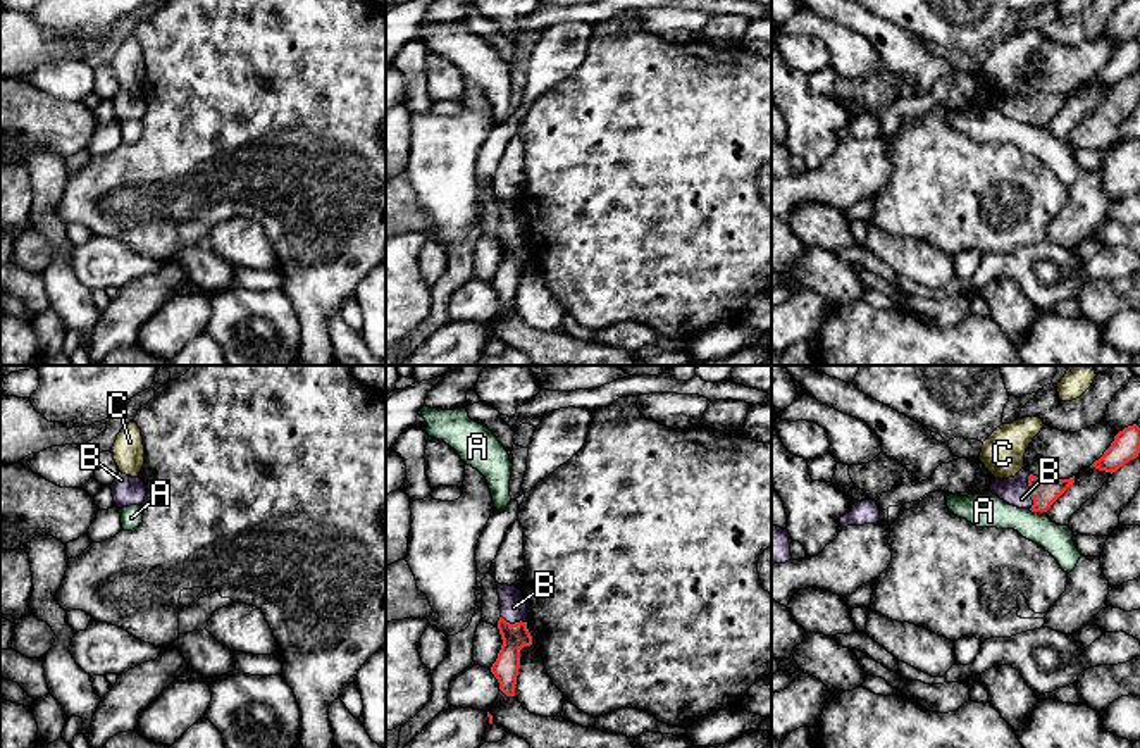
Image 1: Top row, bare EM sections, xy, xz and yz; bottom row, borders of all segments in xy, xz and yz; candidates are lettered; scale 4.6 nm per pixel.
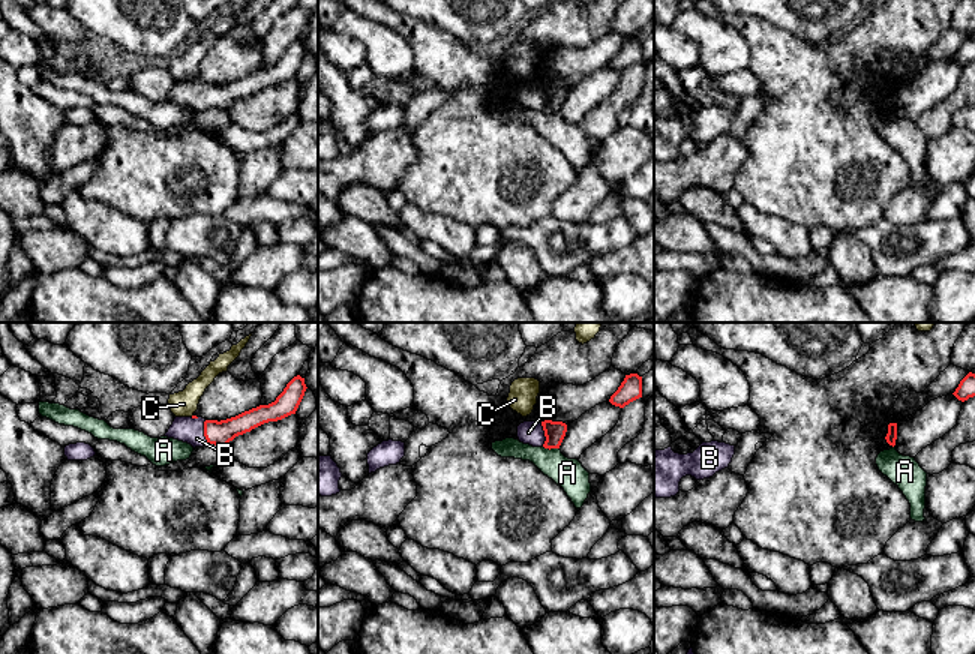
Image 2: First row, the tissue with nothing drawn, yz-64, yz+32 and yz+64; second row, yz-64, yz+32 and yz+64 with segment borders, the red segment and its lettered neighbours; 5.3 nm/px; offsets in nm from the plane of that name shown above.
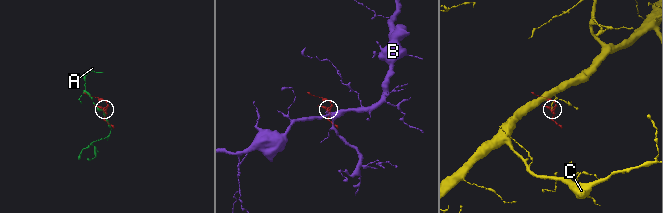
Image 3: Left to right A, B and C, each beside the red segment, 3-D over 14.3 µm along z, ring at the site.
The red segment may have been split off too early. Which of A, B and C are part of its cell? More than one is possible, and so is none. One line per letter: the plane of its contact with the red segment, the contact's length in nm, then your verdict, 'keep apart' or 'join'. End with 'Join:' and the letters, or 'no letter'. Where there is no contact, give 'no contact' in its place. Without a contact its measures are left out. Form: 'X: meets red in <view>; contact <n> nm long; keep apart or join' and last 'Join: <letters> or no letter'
A: meets red in yz; contact 80 nm long; keep apart
B: meets red in yz; contact 170 nm long; join
C: meets red in xy; contact 40 nm long; keep apart
Join: B

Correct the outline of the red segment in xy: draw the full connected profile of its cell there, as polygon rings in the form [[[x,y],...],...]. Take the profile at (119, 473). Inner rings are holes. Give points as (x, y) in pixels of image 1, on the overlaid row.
[[[121,474],[110,484],[114,503],[117,508],[129,507],[129,505],[141,505],[146,496],[146,486],[139,477],[131,477]]]

